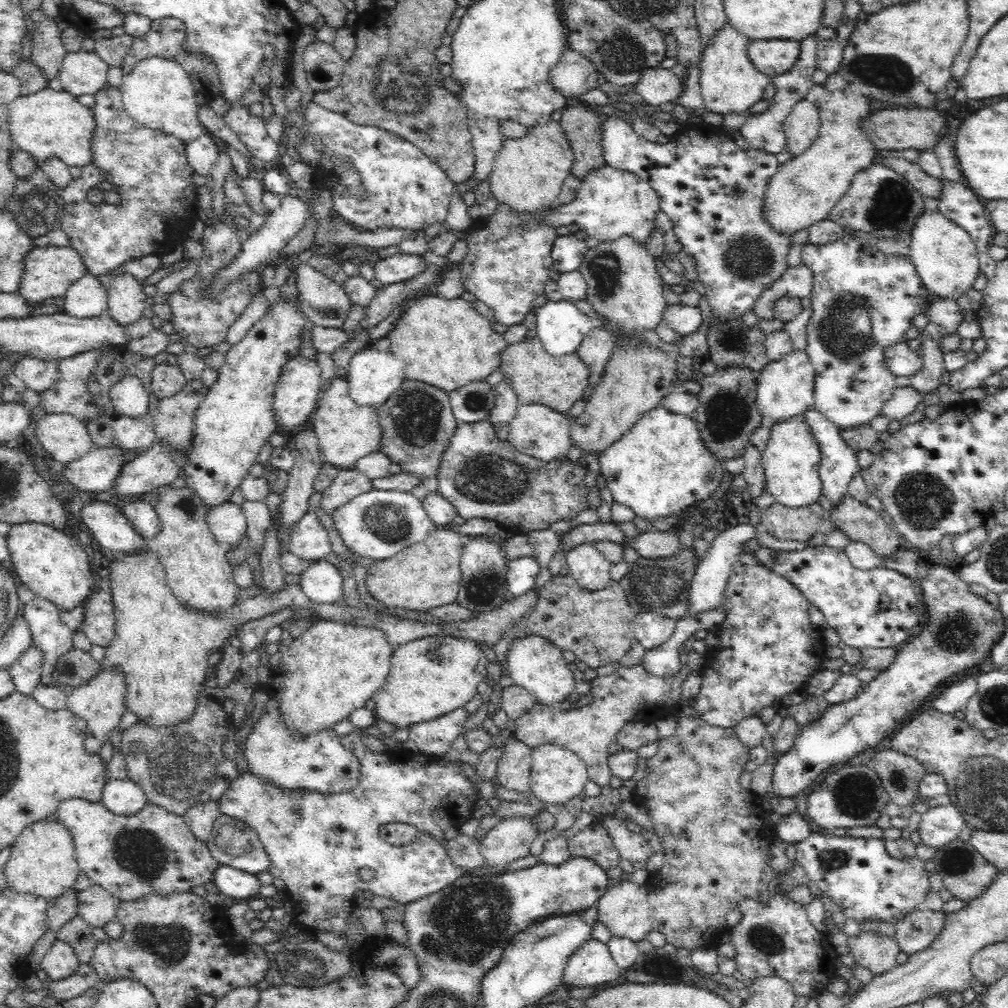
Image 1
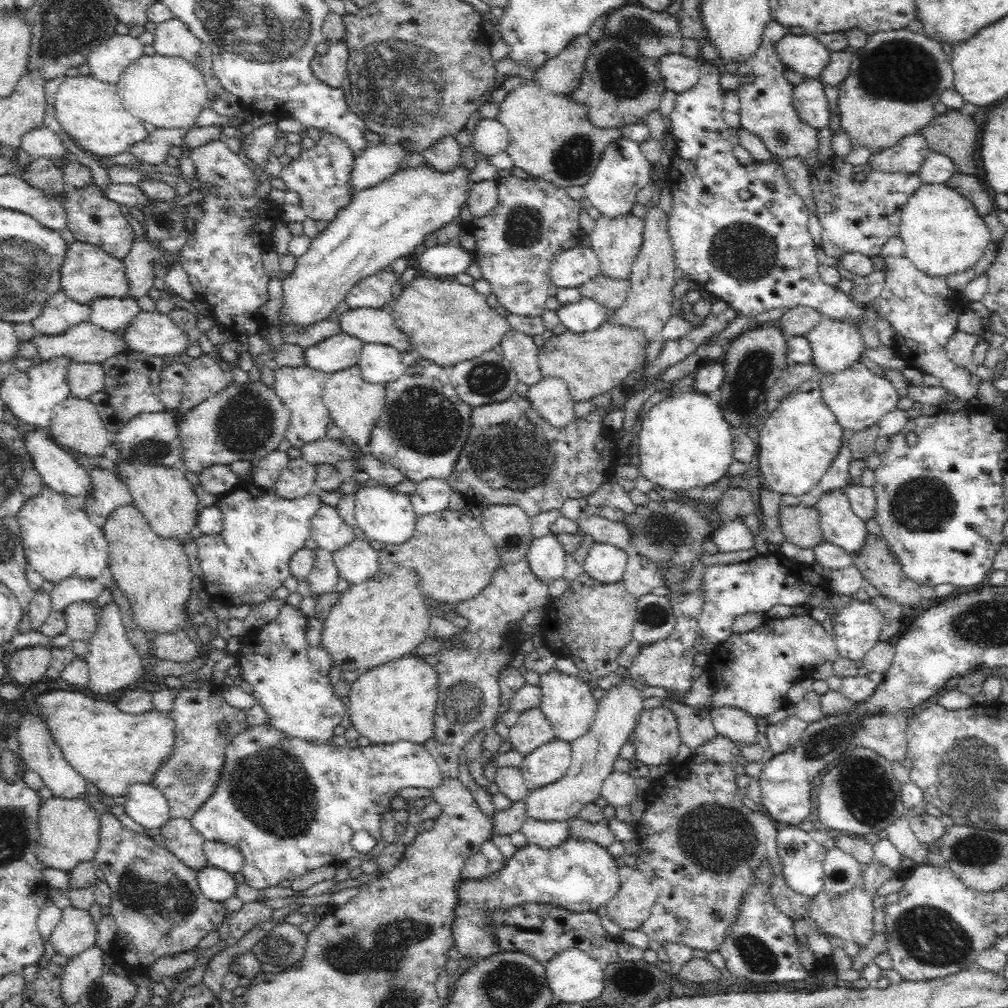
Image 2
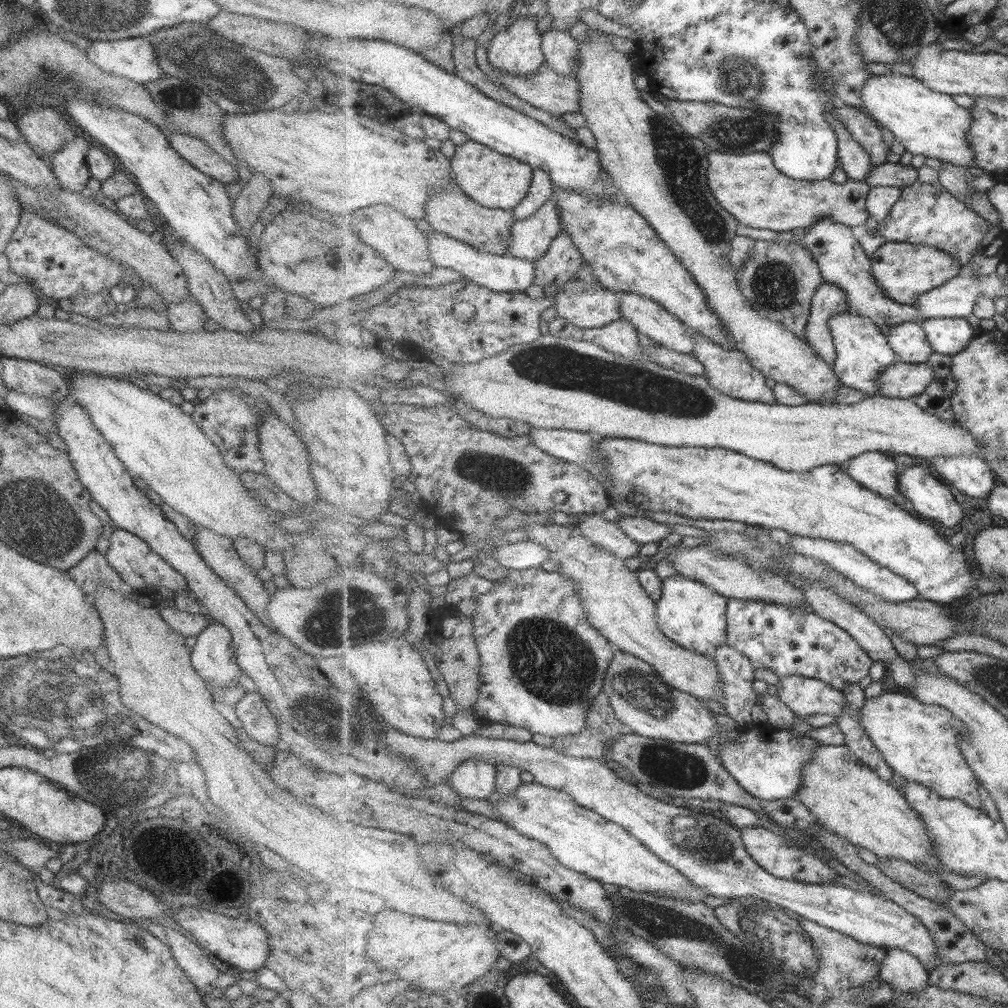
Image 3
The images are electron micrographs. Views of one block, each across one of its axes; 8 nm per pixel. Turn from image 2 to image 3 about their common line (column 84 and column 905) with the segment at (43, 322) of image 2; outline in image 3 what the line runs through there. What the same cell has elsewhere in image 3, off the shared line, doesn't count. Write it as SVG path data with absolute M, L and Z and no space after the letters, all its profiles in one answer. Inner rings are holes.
M825 217L805 230L802 243L816 257L824 280L848 292L848 303L853 314L857 313L873 319L873 322L876 322L887 335L891 327L899 323L915 321L920 310L913 304L901 304L882 291L872 273L872 260L870 256L865 255L865 250L857 242L856 235L857 230L852 226Z

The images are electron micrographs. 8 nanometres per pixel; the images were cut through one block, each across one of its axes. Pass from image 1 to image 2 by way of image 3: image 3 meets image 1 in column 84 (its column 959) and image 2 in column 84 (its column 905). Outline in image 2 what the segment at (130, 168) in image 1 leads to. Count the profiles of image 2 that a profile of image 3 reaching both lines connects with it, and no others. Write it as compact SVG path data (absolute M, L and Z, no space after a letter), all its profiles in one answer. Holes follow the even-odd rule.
M95 182L80 189L69 188L65 197L68 217L67 228L78 242L99 246L114 258L123 260L128 254L134 238L133 227L122 215L118 202L104 199L104 192Z

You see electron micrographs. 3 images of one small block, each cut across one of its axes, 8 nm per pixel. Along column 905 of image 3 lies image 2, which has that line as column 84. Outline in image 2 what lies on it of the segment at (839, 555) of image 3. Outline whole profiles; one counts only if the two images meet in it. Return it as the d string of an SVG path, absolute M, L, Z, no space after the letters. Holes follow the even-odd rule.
M76 576L64 578L55 584L44 579L36 591L49 594L53 610L62 612L72 602L95 602L104 587L105 584L100 581L100 578L80 578Z

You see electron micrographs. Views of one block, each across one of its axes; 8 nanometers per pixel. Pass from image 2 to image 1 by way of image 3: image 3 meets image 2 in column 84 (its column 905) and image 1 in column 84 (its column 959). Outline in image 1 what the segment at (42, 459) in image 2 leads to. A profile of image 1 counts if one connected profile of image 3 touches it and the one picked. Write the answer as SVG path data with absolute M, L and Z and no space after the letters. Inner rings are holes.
M96 500L84 504L80 512L82 521L100 546L112 550L116 555L151 545L150 541L139 536L121 511L112 504Z

